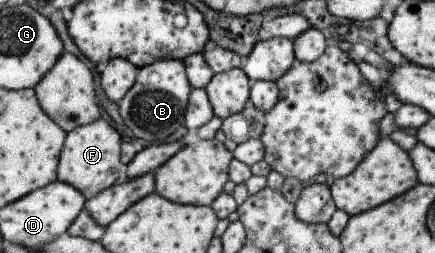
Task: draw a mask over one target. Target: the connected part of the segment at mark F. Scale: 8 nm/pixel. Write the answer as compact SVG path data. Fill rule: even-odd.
M106 117L66 133L57 164L57 180L73 186L85 200L110 188L122 179L121 142L118 132Z

